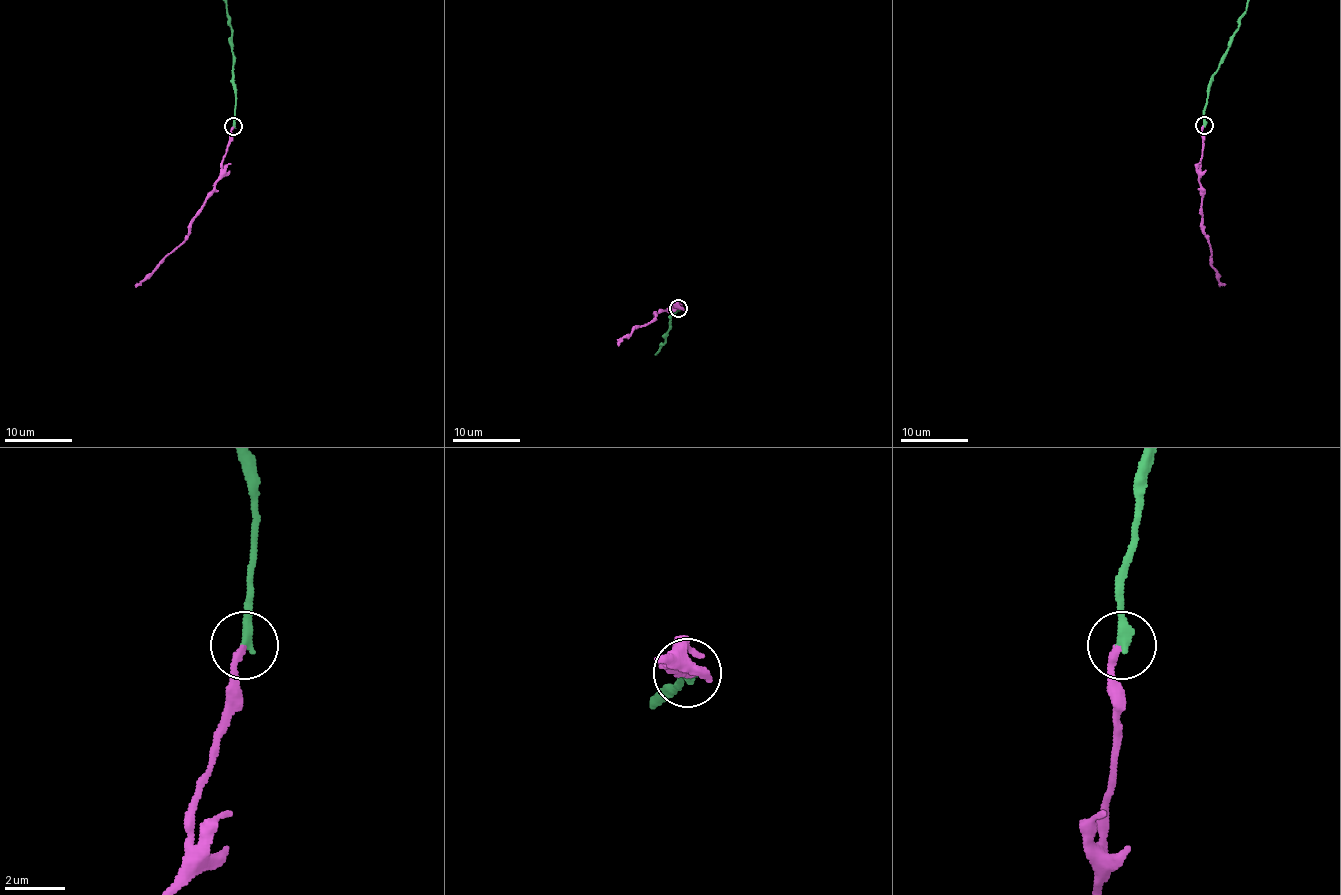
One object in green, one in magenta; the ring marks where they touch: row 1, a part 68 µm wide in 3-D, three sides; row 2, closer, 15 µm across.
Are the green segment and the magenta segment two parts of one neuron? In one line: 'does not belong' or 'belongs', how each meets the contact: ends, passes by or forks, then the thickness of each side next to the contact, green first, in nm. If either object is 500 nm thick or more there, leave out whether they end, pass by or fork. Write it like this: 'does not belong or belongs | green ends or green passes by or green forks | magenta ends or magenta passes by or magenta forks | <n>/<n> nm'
belongs | green ends | magenta ends | 360/200 nm

